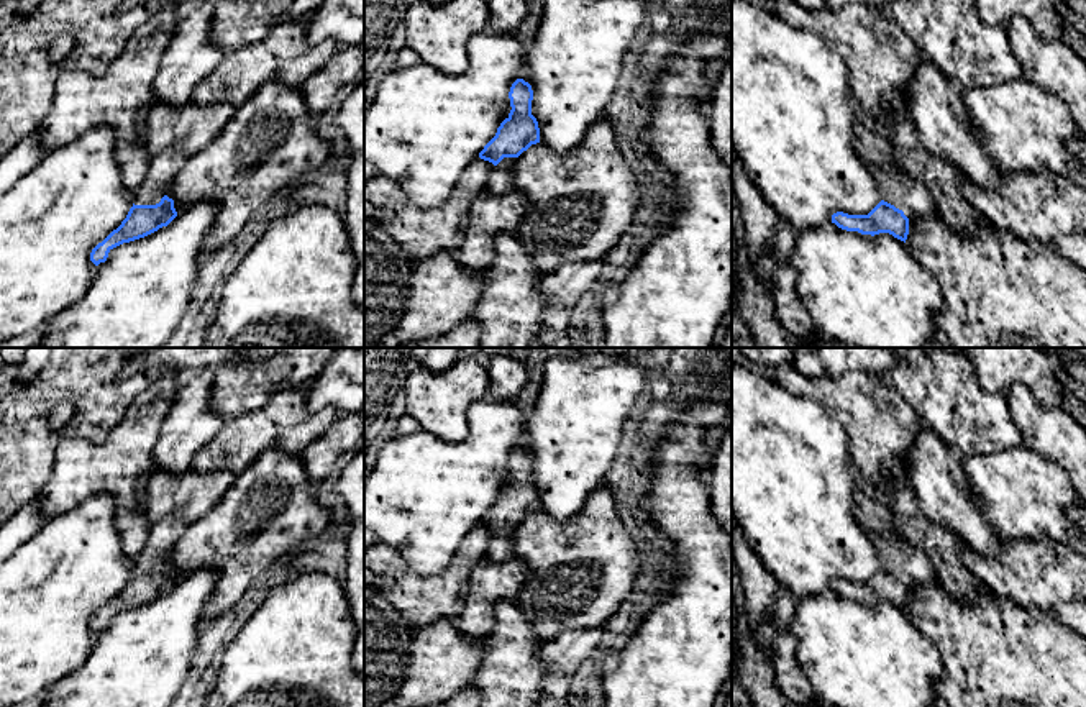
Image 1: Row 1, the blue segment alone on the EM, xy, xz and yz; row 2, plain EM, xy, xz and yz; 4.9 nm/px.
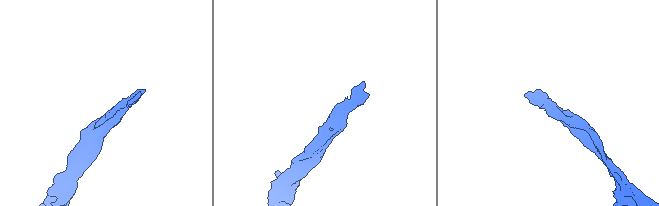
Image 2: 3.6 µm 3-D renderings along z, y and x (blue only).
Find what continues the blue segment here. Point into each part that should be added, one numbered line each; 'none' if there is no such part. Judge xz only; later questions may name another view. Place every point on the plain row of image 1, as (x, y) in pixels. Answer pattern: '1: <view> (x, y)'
1: xz (499, 548)

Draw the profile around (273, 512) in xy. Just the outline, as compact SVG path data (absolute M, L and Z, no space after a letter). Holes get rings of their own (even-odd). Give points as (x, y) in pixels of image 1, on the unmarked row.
M277 448L262 451L240 472L213 509L190 523L172 546L167 564L177 582L194 571L212 568L220 576L241 566L289 561L313 546L331 523L331 510L320 502L320 487L312 484L300 456Z

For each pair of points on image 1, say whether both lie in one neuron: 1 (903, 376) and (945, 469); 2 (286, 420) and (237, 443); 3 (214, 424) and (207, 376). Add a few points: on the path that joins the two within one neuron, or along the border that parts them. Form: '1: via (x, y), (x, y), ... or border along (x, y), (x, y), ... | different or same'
1: border along (921, 422), (953, 453) | different
2: via (274, 427), (248, 435) | same
3: via (202, 412), (202, 387) | same

